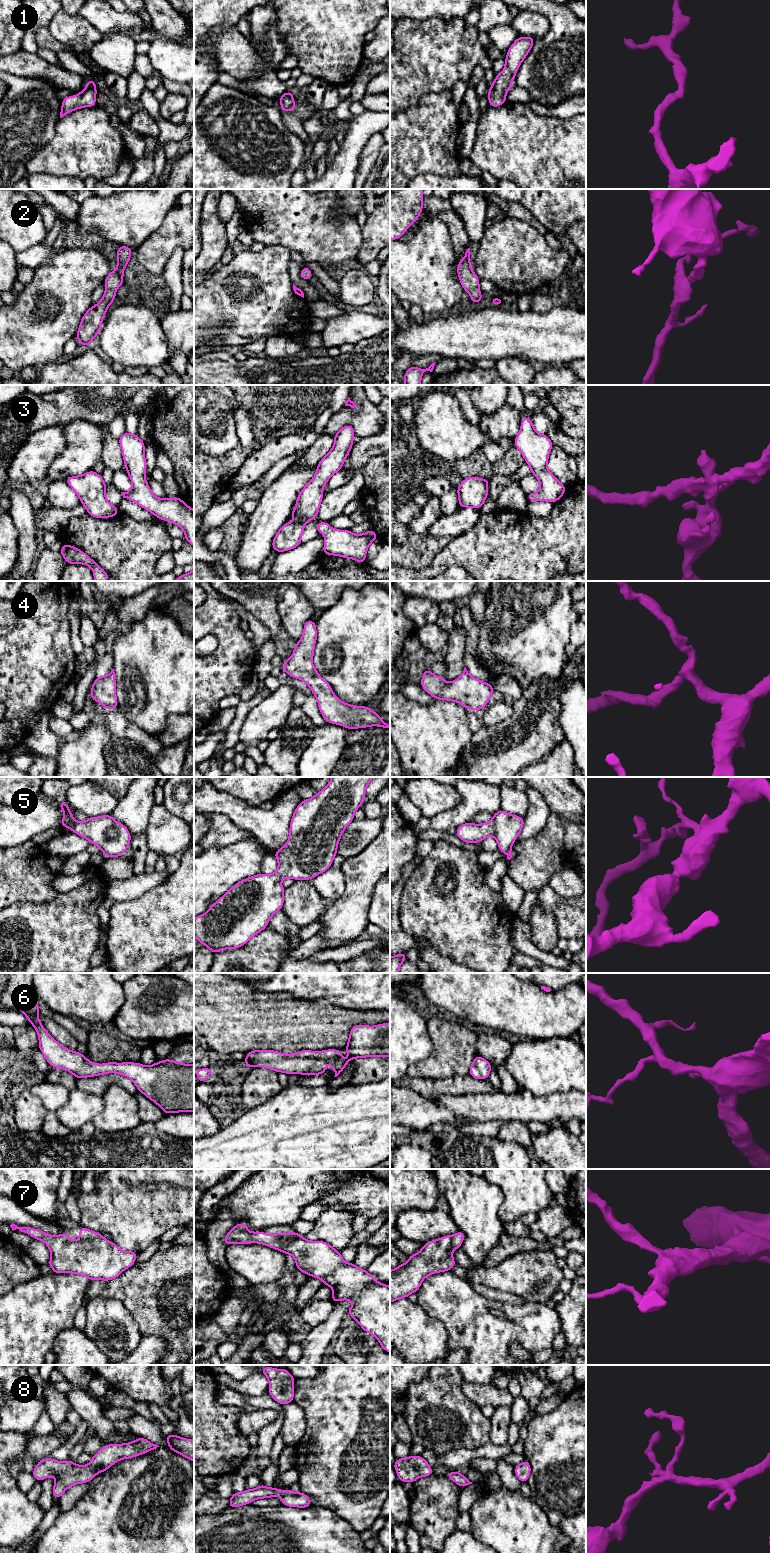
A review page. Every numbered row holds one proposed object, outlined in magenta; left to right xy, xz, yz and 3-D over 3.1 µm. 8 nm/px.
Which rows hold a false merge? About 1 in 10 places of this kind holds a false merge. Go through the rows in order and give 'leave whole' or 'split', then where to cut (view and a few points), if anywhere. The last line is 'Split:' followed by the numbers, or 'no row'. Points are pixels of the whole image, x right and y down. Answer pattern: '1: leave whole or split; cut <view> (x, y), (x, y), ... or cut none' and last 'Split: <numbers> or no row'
1: leave whole; cut none
2: leave whole; cut none
3: leave whole; cut none
4: leave whole; cut none
5: leave whole; cut none
6: leave whole; cut none
7: leave whole; cut none
8: leave whole; cut none
Split: no row

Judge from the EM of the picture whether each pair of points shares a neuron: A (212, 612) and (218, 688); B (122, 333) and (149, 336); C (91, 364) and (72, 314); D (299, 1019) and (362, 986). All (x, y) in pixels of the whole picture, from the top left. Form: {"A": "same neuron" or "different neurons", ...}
{"A": "same neuron", "B": "same neuron", "C": "different neurons", "D": "different neurons"}

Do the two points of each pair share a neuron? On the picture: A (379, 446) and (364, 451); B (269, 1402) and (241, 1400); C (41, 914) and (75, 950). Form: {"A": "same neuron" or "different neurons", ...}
{"A": "same neuron", "B": "same neuron", "C": "same neuron"}

